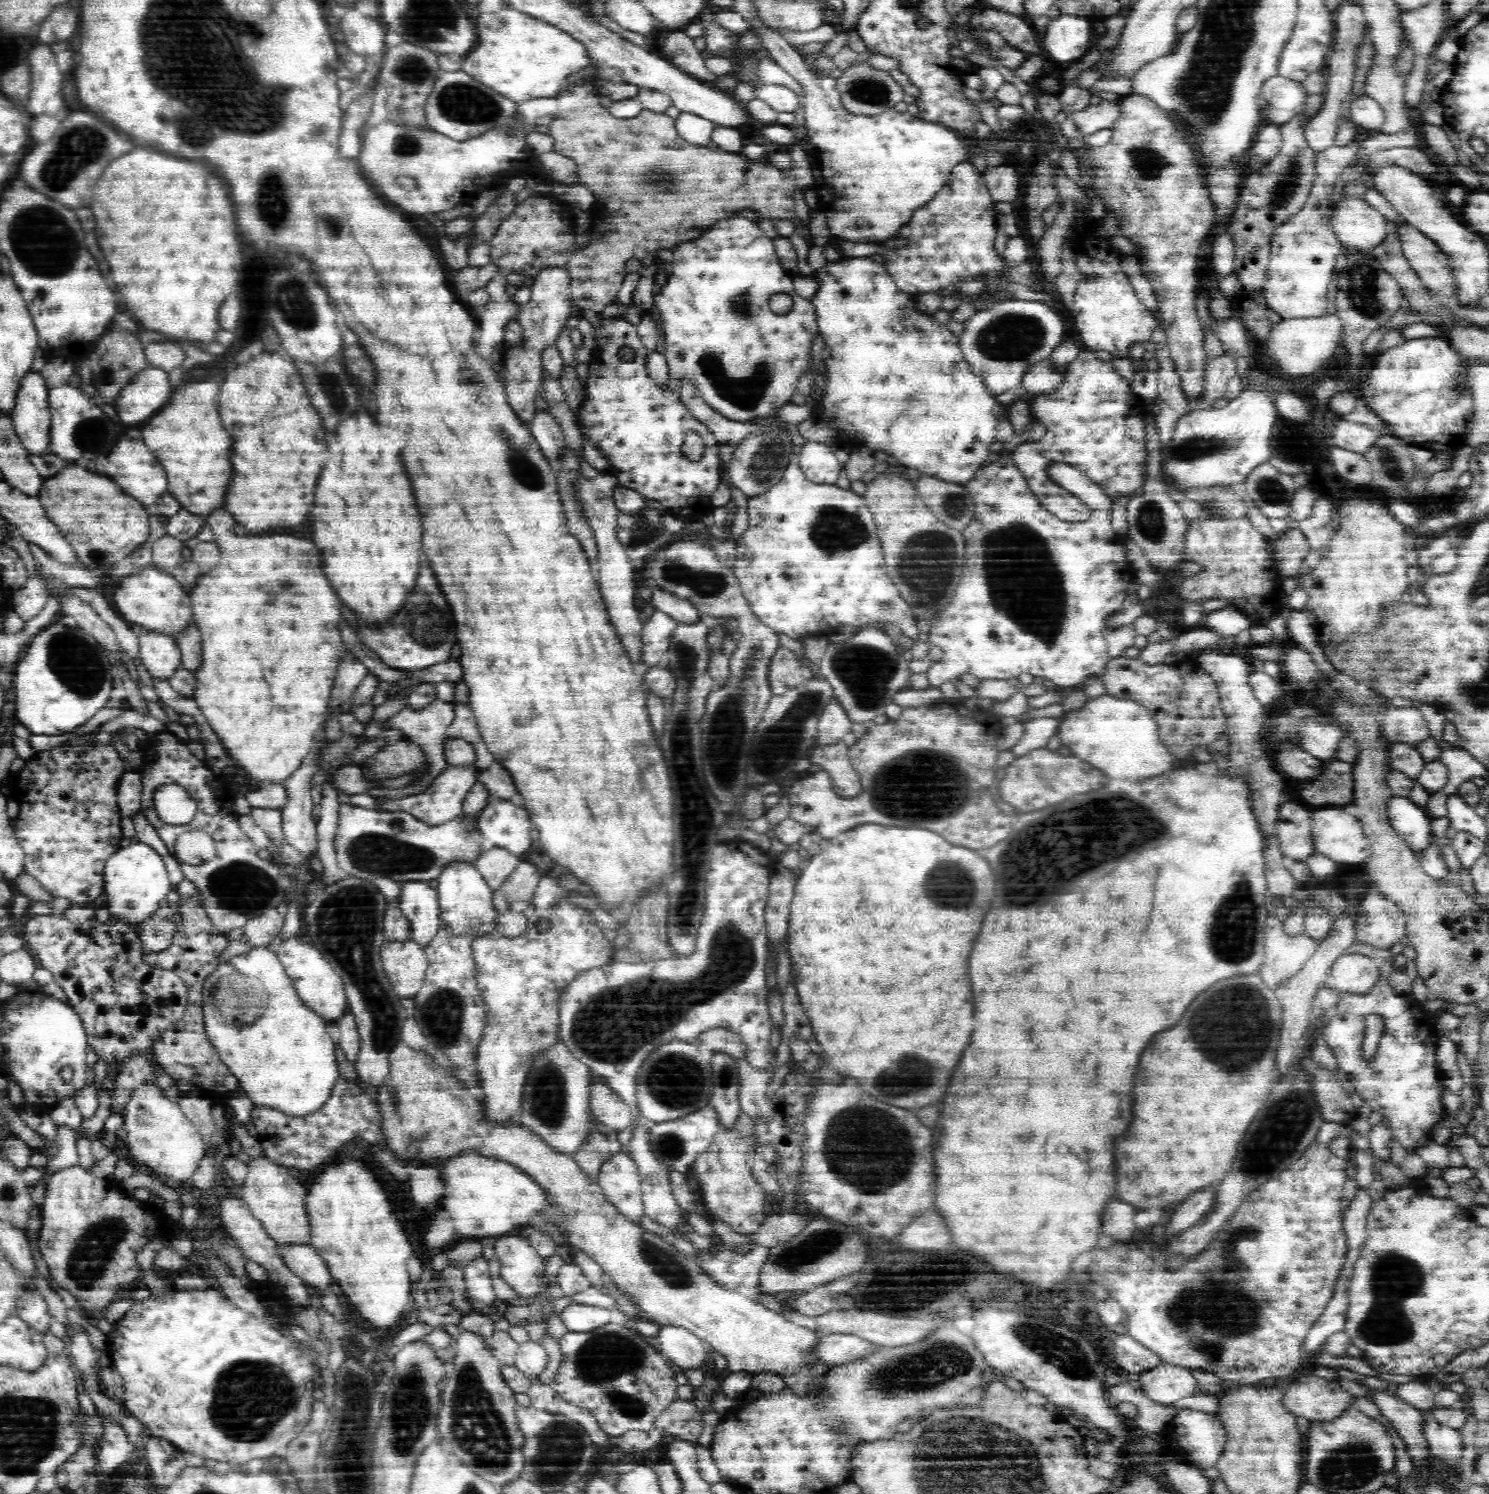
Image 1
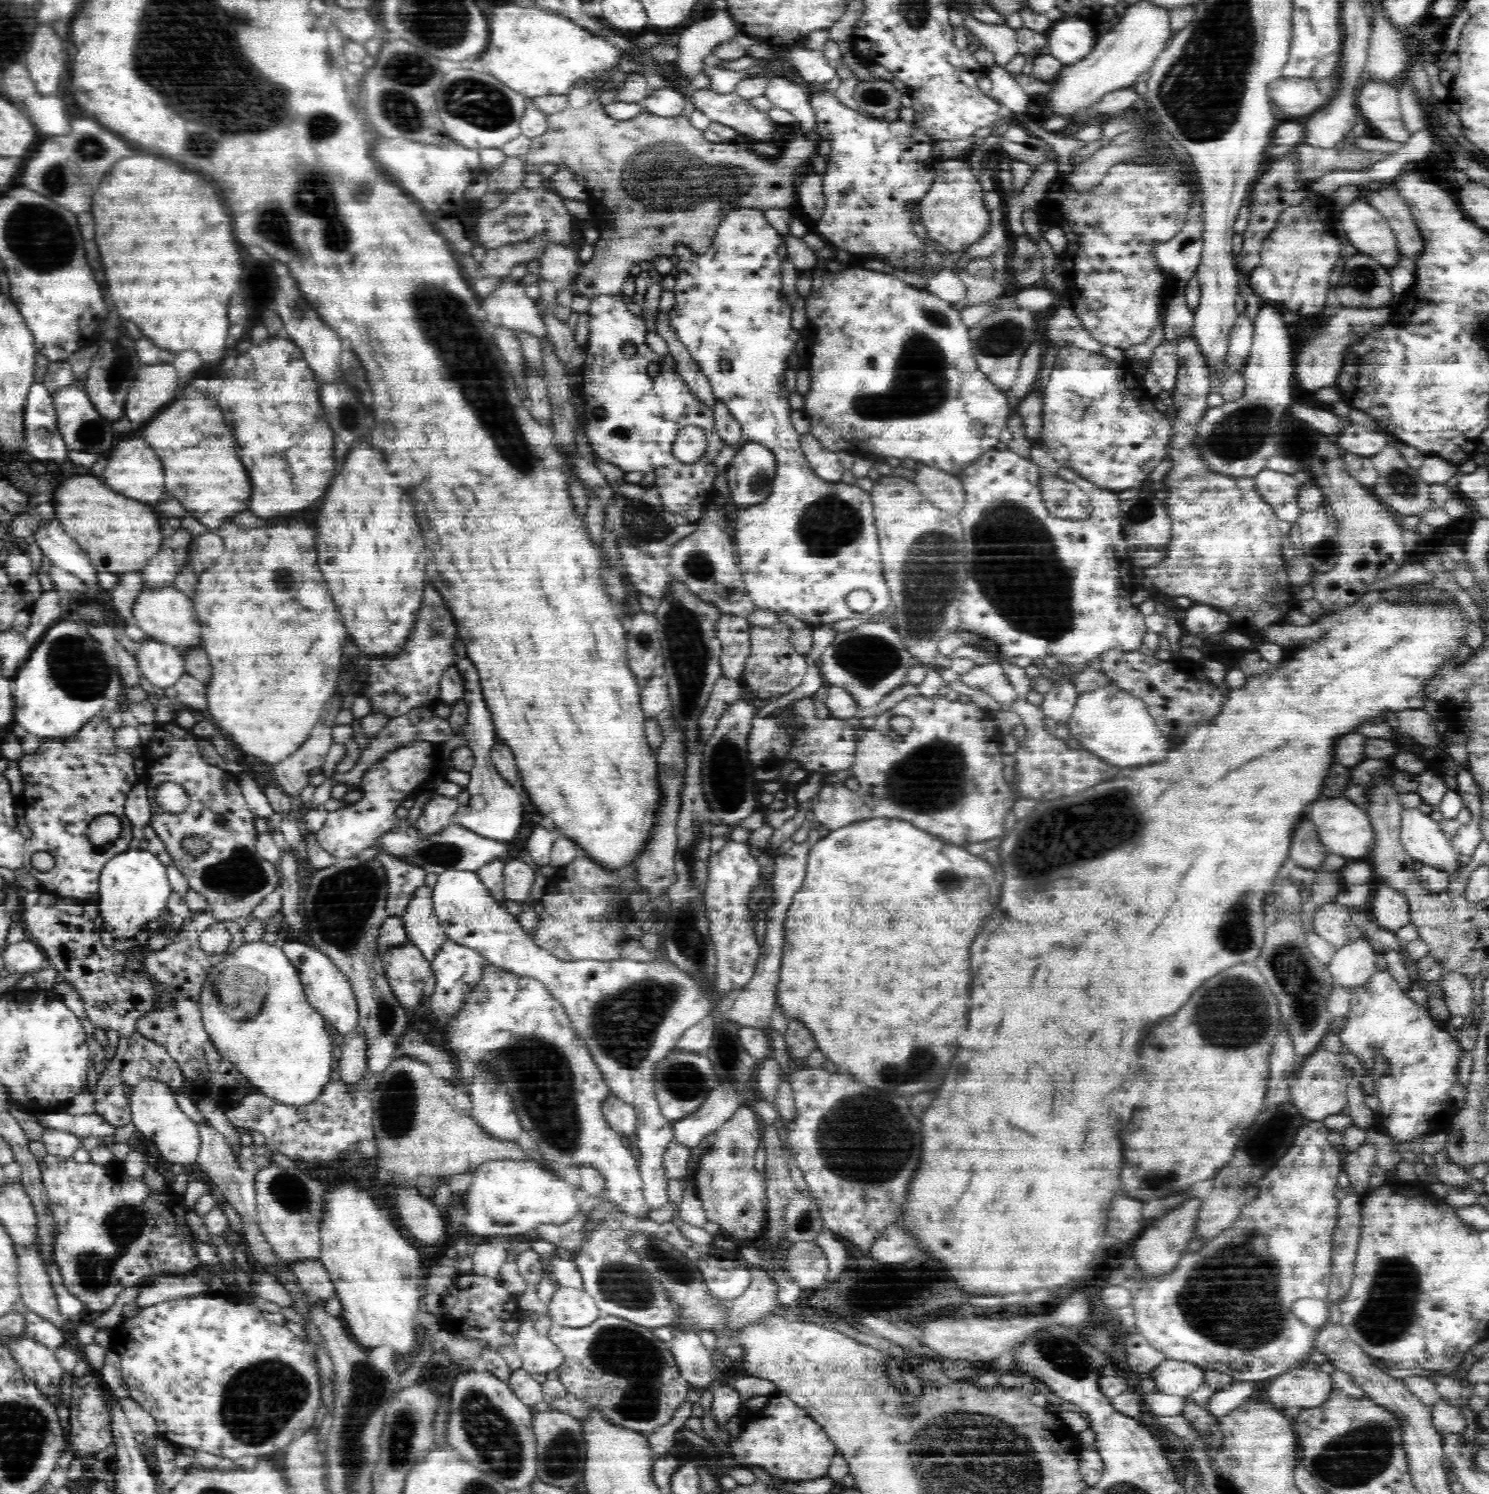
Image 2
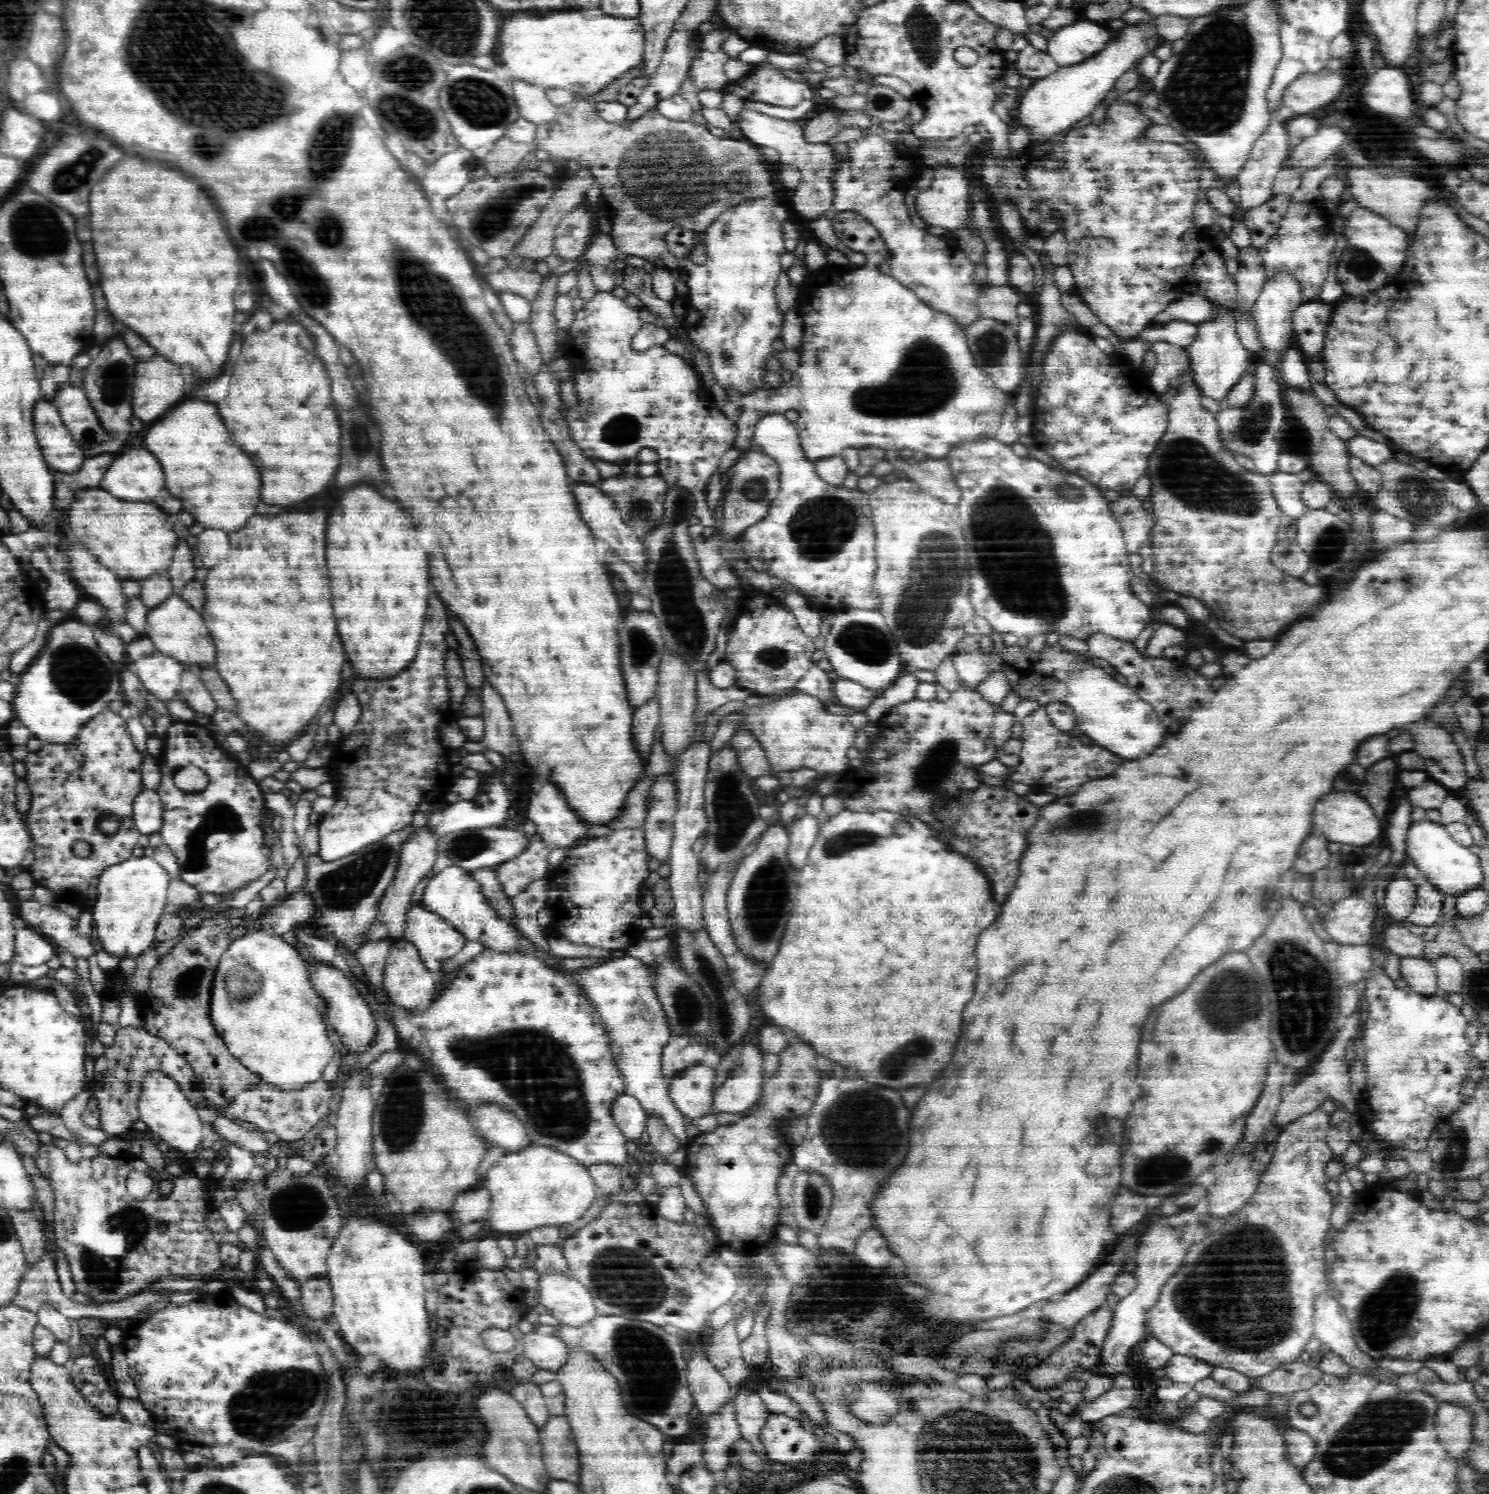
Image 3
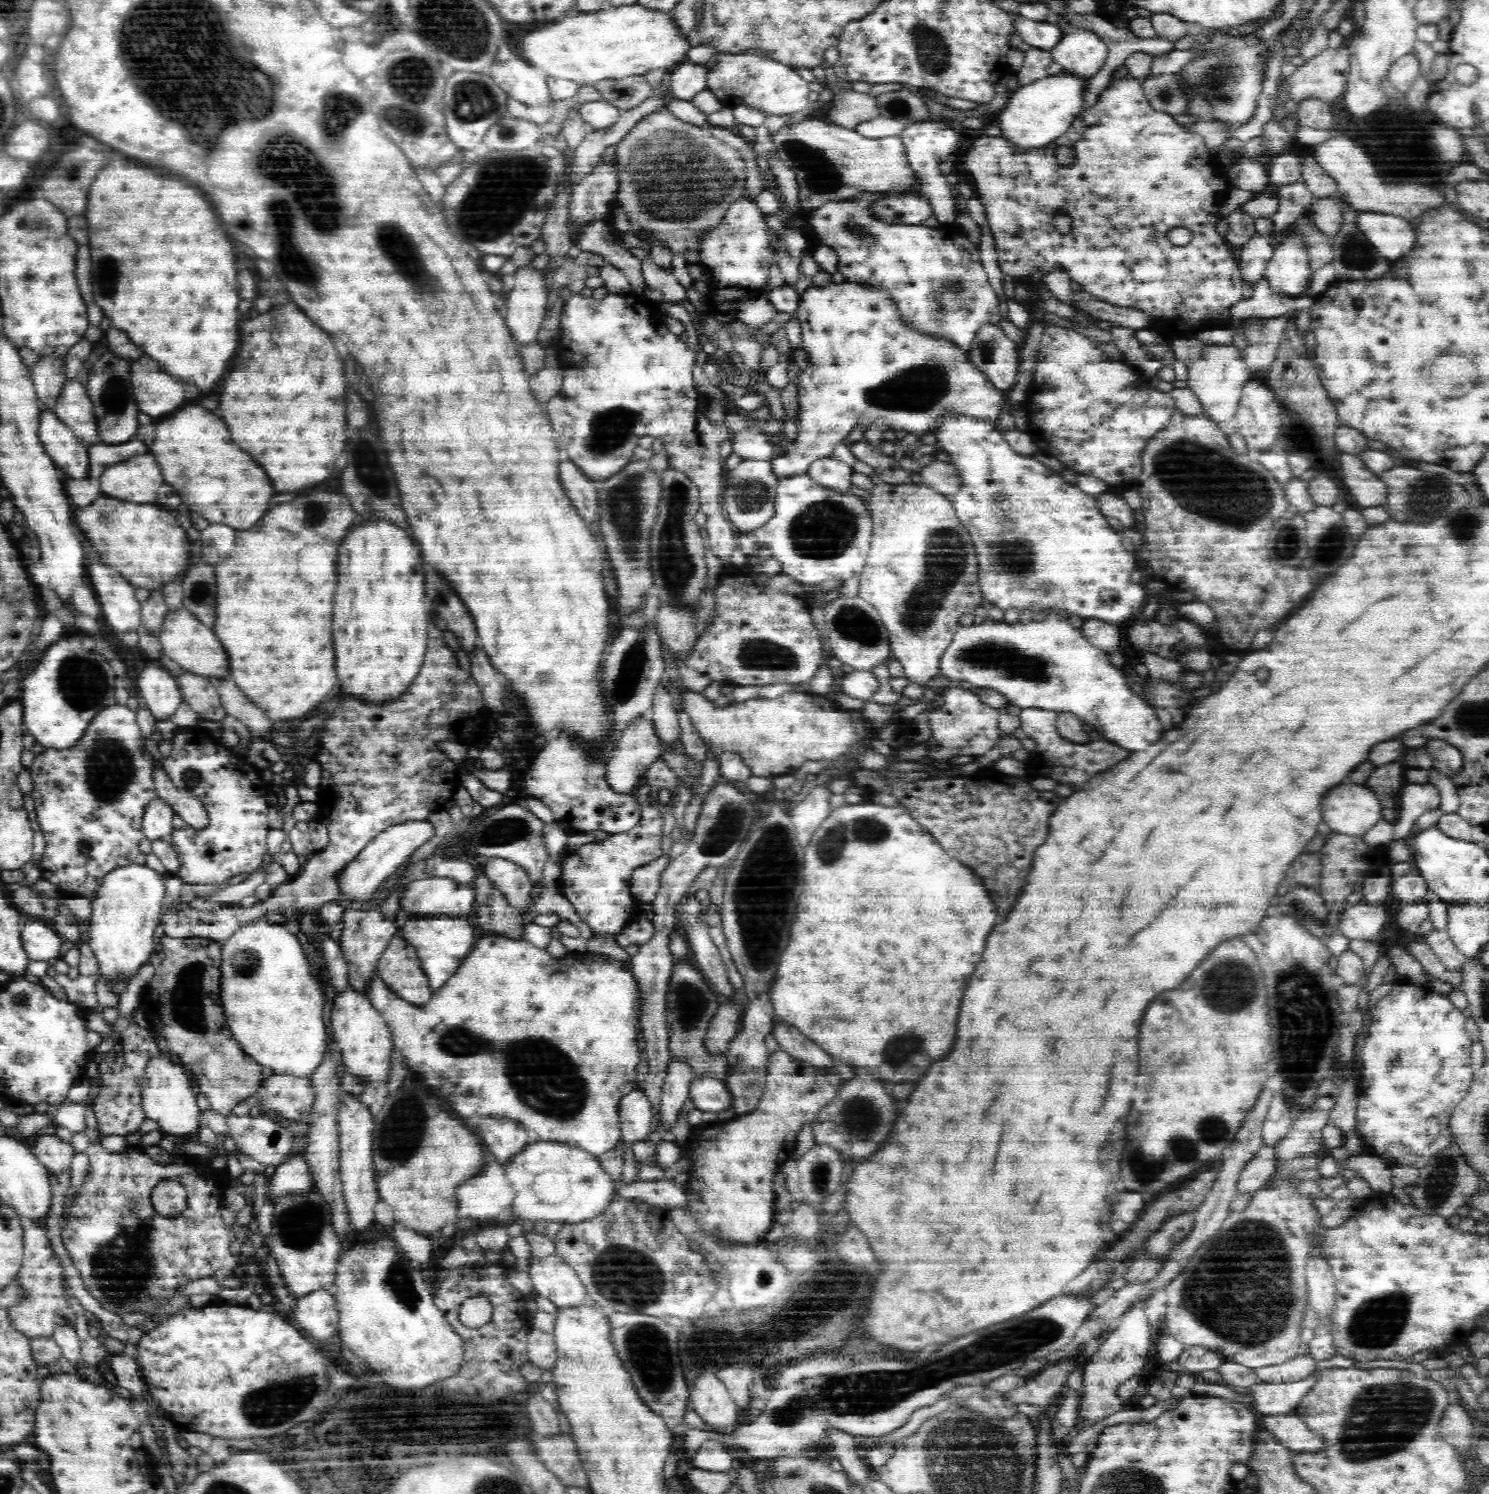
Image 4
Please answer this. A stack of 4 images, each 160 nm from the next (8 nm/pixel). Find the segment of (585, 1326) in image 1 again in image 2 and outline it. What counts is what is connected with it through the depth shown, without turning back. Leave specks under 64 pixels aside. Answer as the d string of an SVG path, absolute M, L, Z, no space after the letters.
M556 1284L551 1301L546 1305L549 1316L560 1327L582 1328L600 1317L595 1300L583 1289Z

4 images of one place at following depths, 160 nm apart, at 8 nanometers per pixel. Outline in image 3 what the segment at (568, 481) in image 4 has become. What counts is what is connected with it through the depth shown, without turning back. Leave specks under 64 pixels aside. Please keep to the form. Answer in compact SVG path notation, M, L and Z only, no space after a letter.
M574 483L572 486L575 488L574 495L582 518L588 528L590 528L594 537L599 542L607 542L608 548L615 551L615 554L620 556L620 560L631 564L638 574L644 573L644 566L646 566L646 560L648 560L648 557L646 557L647 547L645 546L645 540L640 540L640 538L629 529L622 515L620 515L620 512L615 508L615 502L612 498L602 493L596 486L578 483Z

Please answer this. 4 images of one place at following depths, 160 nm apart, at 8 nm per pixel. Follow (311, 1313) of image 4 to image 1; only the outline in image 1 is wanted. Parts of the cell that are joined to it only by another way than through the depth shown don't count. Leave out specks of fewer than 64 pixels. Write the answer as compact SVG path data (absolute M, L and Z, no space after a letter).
M310 1242L302 1245L277 1243L277 1247L287 1267L306 1282L306 1285L316 1286L316 1290L330 1286L333 1276L320 1253Z

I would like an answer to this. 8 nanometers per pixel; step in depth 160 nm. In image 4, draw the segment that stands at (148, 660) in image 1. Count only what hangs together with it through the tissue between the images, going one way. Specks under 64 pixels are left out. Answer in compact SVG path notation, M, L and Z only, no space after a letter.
M148 662L140 672L135 688L156 720L169 719L183 700L177 677L161 664Z

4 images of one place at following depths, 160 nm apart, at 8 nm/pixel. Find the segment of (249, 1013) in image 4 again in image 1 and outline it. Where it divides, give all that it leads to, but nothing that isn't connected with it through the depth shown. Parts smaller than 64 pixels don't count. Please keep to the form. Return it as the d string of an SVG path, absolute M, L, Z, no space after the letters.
M269 948L251 949L241 956L236 956L230 960L230 964L246 974L254 976L264 984L268 992L268 1004L266 1012L260 1016L254 1024L250 1026L226 1026L218 1024L214 1016L214 1006L210 1000L214 1000L214 986L216 976L220 972L213 972L203 985L203 1022L205 1023L205 1033L208 1035L212 1046L216 1048L221 1063L231 1069L231 1073L240 1080L240 1088L244 1089L247 1097L255 1106L267 1106L274 1110L279 1110L288 1116L306 1116L316 1110L320 1110L326 1100L330 1099L332 1090L341 1078L338 1074L338 1060L336 1059L336 1037L328 1031L328 1022L324 1021L316 1012L312 1011L307 1004L299 997L295 990L295 982L288 977L287 969L274 951Z

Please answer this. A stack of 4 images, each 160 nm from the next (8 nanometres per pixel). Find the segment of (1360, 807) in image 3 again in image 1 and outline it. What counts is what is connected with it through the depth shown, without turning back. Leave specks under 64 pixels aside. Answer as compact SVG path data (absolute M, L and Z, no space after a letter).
M1324 806L1312 810L1311 827L1316 853L1324 854L1336 862L1346 862L1346 864L1363 863L1371 855L1370 843L1363 824L1354 812L1345 806Z

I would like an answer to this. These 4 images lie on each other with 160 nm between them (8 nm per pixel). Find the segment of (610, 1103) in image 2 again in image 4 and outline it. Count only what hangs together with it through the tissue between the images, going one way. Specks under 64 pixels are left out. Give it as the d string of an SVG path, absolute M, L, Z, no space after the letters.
M640 1089L630 1091L619 1100L619 1117L621 1140L626 1144L646 1140L650 1132L659 1128L659 1121L652 1112L652 1105Z

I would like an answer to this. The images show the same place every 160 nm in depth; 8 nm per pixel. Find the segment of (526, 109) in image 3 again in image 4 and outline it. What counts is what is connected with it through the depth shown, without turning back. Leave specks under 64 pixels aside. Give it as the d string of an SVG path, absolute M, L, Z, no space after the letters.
M514 53L507 62L496 64L489 75L509 96L526 106L542 106L552 99L547 76L519 54Z

